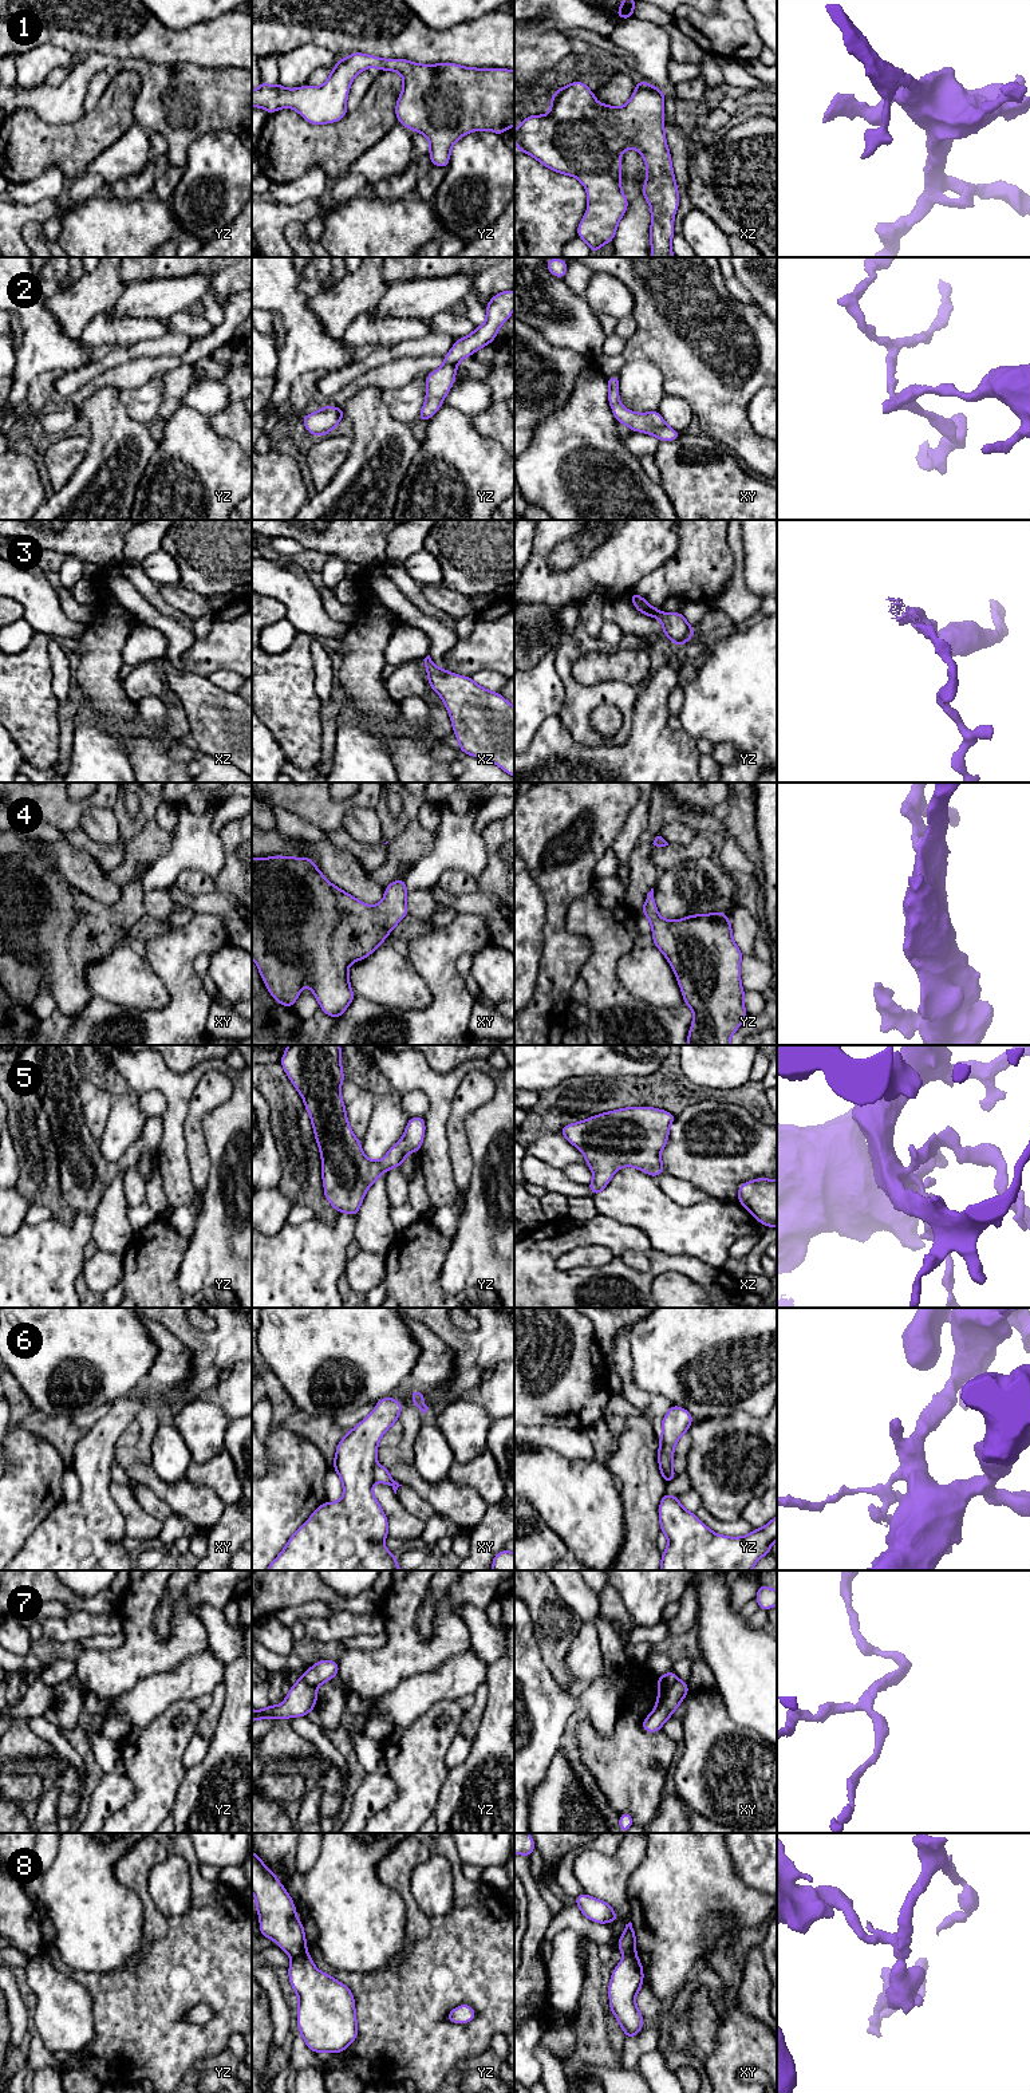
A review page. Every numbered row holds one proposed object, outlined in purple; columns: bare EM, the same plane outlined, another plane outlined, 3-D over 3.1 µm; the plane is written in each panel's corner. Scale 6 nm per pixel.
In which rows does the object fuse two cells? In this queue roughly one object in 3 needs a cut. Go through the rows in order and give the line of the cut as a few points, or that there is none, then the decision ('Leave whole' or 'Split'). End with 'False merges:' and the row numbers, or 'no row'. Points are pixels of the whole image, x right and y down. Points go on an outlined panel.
1: No split. Leave whole
2: No split. Leave whole
3: No split. Leave whole
4: No split. Leave whole
5: No split. Leave whole
6: Split along xy (377, 1466), (374, 1481). Split
7: Split along xy (677, 1678), (659, 1695). Split
8: Split along yz (306, 1950), (292, 1958). Split
False merges: 6, 7, 8

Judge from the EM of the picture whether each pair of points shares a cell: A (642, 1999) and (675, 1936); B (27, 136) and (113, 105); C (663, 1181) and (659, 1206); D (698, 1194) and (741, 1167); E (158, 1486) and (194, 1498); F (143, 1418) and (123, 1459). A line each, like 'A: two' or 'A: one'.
A: two
B: one
C: two
D: two
E: one
F: one

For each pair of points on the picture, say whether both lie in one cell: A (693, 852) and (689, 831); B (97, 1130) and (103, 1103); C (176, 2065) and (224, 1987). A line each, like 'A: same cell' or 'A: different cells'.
A: different cells
B: same cell
C: same cell

